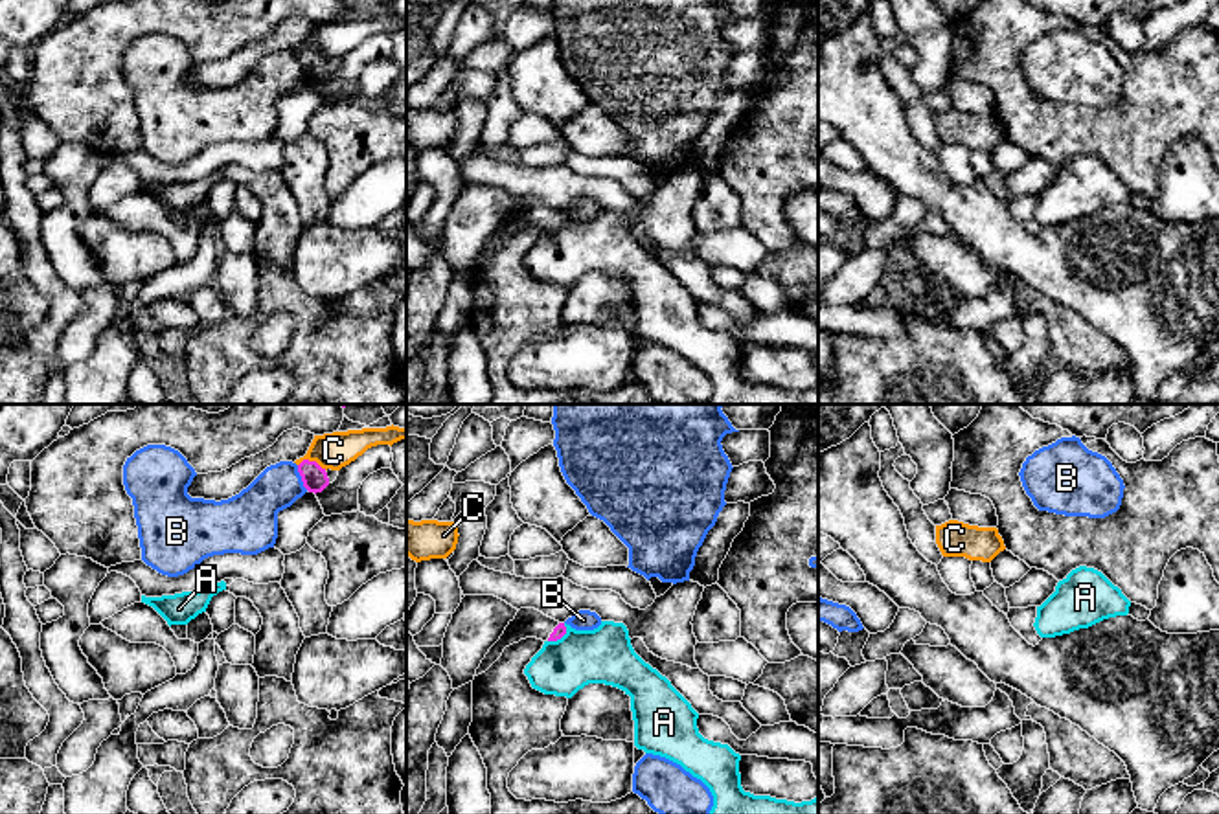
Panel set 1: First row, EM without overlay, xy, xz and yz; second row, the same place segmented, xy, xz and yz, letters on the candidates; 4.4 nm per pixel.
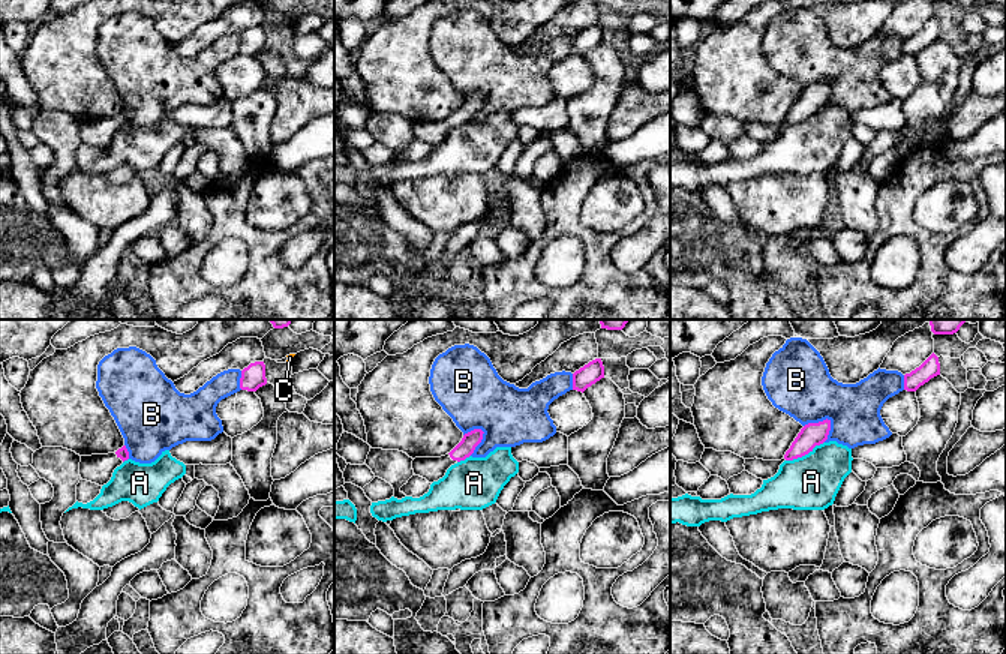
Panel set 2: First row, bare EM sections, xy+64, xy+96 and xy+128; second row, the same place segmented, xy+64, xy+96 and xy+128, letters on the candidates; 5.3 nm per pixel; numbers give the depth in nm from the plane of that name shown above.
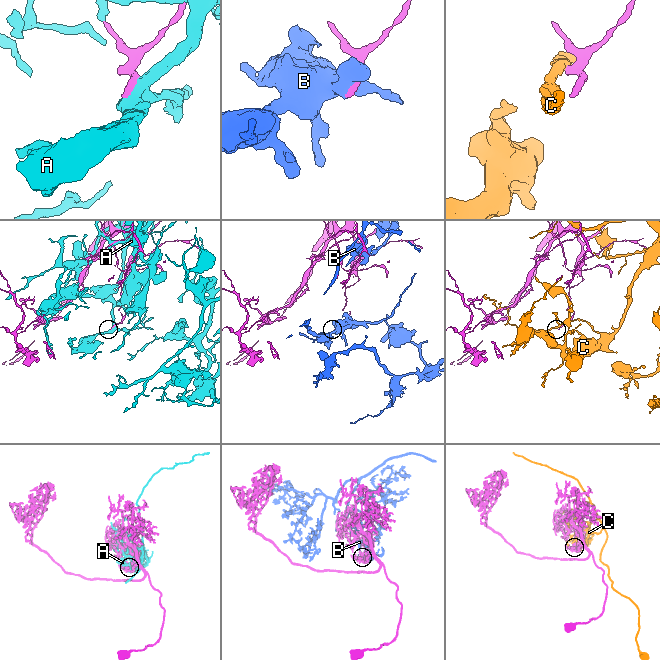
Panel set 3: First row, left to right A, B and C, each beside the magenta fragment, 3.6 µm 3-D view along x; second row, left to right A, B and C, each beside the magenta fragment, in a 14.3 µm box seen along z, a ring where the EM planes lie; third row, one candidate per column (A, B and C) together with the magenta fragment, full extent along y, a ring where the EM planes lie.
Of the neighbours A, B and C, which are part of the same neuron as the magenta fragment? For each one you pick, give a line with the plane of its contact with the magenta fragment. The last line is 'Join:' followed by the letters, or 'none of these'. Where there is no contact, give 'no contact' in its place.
Join: none of these

